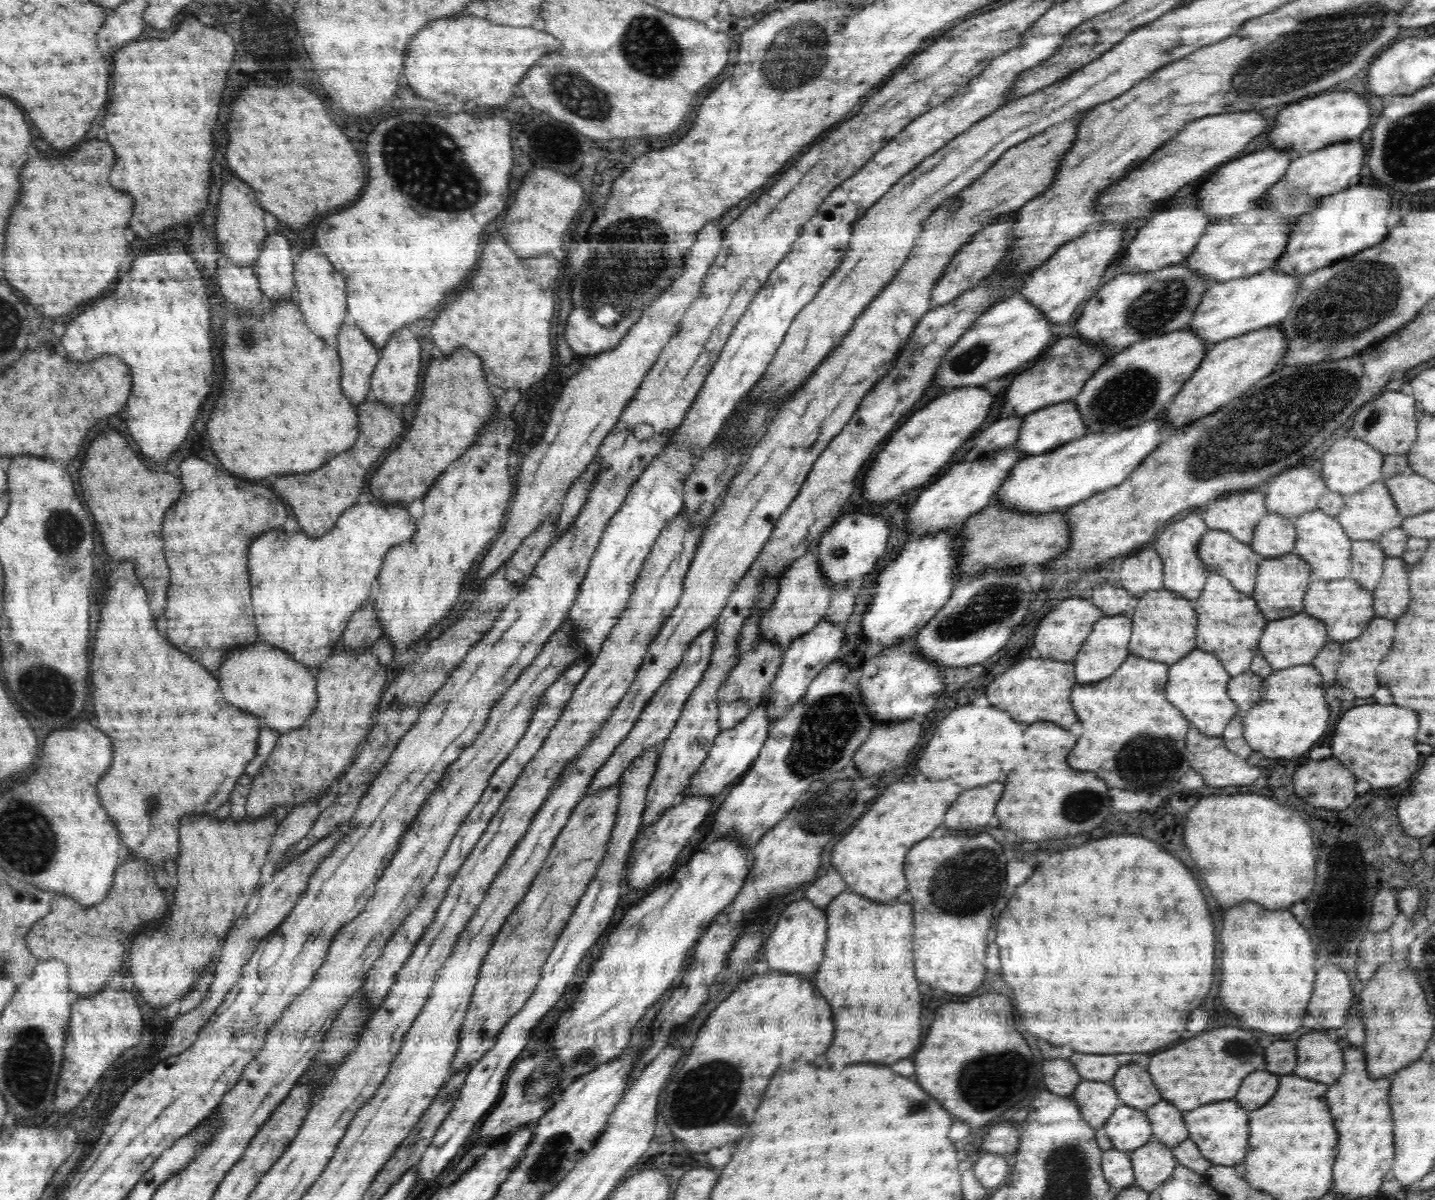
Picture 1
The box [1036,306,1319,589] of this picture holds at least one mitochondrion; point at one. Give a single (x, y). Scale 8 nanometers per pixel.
(1131, 394)

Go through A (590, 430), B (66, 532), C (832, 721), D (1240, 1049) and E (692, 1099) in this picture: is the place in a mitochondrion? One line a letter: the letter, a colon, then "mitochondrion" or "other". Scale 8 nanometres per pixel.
A: other
B: mitochondrion
C: mitochondrion
D: mitochondrion
E: mitochondrion

